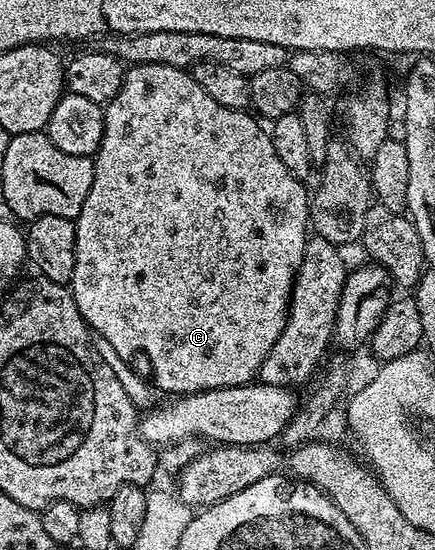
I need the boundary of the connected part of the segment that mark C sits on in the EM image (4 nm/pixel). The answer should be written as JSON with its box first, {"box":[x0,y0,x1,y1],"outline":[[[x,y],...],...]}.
{"box":[68,64,312,396],"outline":[[[168,64],[130,66],[122,75],[118,95],[105,103],[104,109],[104,136],[97,154],[93,155],[92,188],[88,188],[88,200],[84,200],[84,208],[80,208],[74,224],[76,268],[68,285],[74,293],[76,308],[80,308],[80,316],[94,334],[102,334],[104,340],[116,348],[121,358],[130,360],[135,354],[146,356],[151,362],[149,377],[166,396],[245,386],[255,381],[268,352],[272,352],[272,344],[280,340],[280,332],[284,332],[290,311],[294,274],[304,256],[310,226],[312,198],[309,193],[306,195],[307,183],[284,168],[280,156],[276,156],[276,148],[272,148],[269,133],[253,113],[216,104],[216,100],[212,100],[212,96],[196,84],[193,73],[180,68],[172,68]]]}

